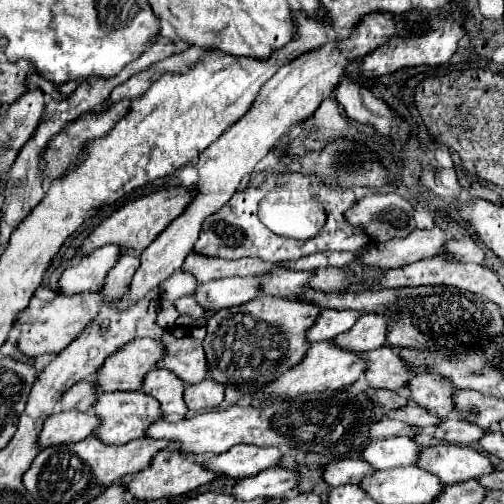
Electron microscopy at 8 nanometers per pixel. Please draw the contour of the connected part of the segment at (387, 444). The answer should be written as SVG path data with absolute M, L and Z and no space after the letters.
M391 437L383 441L373 441L365 447L363 459L375 469L393 469L415 465L421 453L421 445L411 437Z

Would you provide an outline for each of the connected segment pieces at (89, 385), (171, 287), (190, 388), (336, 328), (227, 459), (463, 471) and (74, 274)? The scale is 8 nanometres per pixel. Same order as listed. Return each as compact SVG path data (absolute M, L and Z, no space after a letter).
M91 379L71 387L71 391L67 391L67 395L63 395L63 409L71 411L91 411L97 403L97 383L93 383Z
M177 271L175 275L171 275L171 279L167 283L163 283L161 289L161 299L167 299L171 303L175 303L175 299L187 295L187 293L195 293L197 289L197 281L191 273L185 271Z
M205 379L197 385L187 385L185 391L185 403L191 411L203 411L203 409L215 409L225 397L225 387L213 379Z
M325 309L323 315L319 317L319 323L315 323L315 327L311 327L311 331L307 331L307 339L319 341L319 339L337 337L337 335L349 331L361 315L363 315L361 311L353 311L353 309L341 309L341 311Z
M235 445L227 453L215 455L205 465L211 471L223 473L227 477L251 477L269 467L279 465L283 453L279 447L257 447L257 445Z
M463 445L425 447L423 459L419 459L417 467L439 475L439 479L443 479L443 483L447 485L477 479L495 471L495 465L489 461L487 455Z
M103 245L89 255L75 257L59 279L61 295L101 291L109 269L115 267L121 255L123 251L119 245Z

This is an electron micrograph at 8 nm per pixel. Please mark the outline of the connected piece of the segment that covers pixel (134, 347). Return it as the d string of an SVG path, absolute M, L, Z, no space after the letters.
M133 339L123 347L123 351L117 351L117 355L111 355L107 363L97 371L97 383L99 391L137 391L143 385L145 375L157 365L157 361L165 355L165 345L155 339Z

